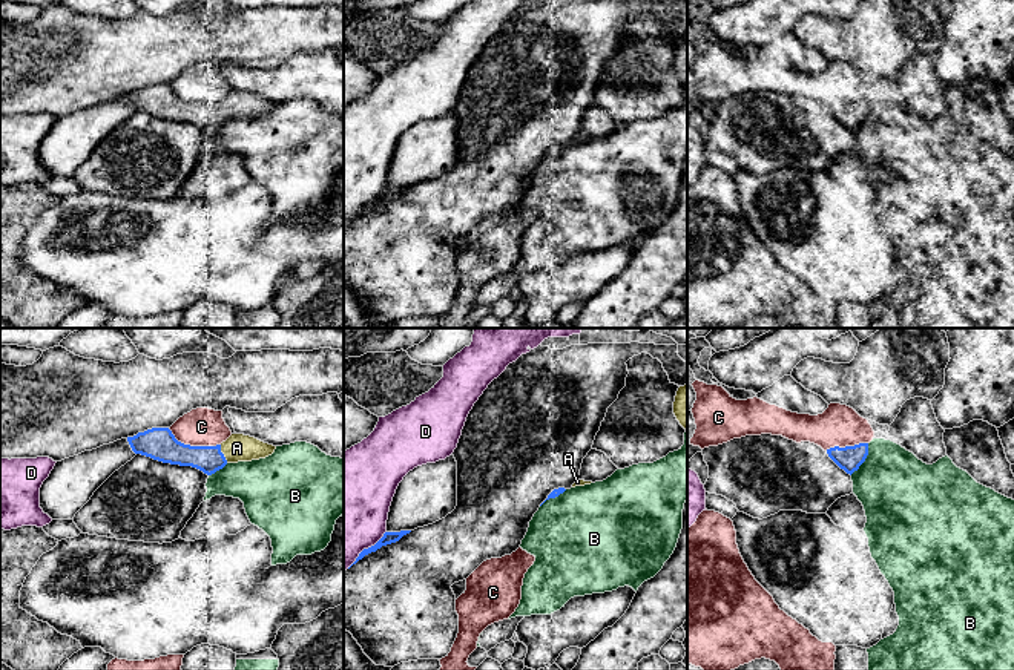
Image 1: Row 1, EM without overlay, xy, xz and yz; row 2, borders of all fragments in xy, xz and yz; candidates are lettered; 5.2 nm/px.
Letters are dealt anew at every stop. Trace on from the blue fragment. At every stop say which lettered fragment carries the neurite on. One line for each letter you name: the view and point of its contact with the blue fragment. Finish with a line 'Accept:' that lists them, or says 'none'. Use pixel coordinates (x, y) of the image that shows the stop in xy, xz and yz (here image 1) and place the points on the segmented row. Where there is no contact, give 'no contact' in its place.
A: meets blue in xy at (223, 454)
Accept: A

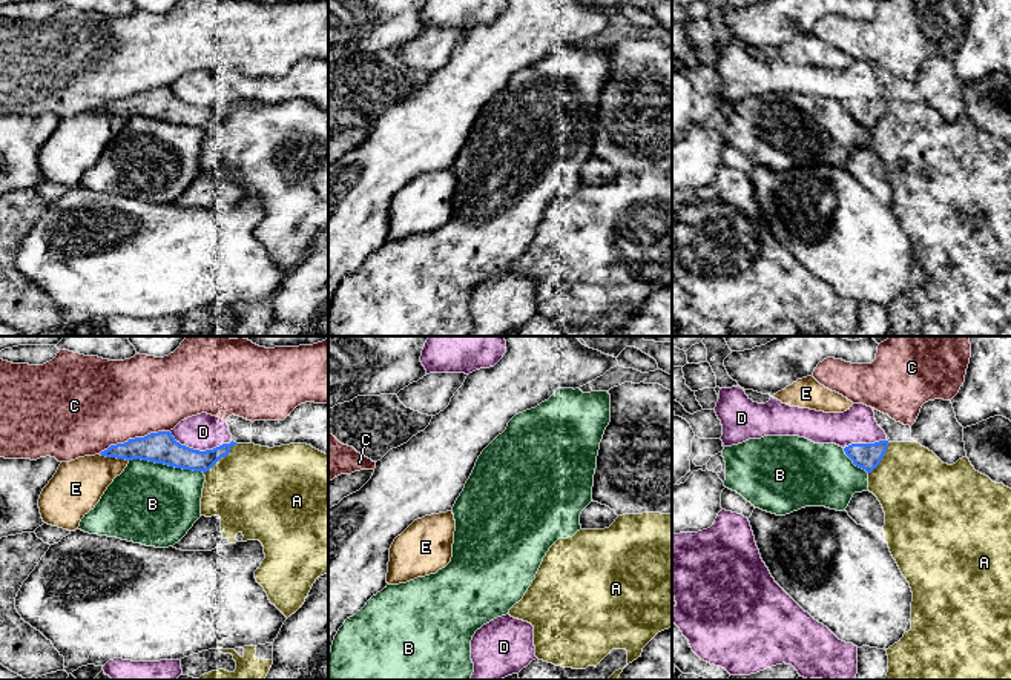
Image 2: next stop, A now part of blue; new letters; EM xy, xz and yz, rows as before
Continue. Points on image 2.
Accept: none

